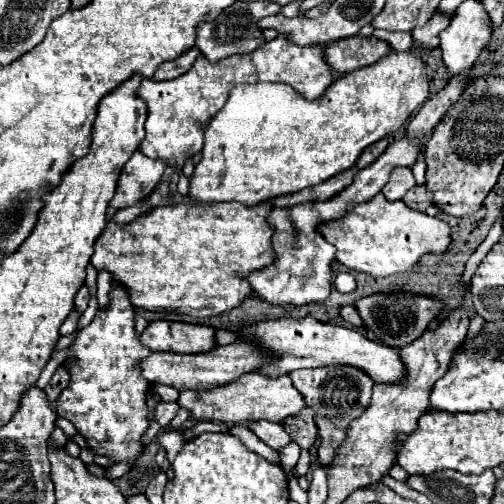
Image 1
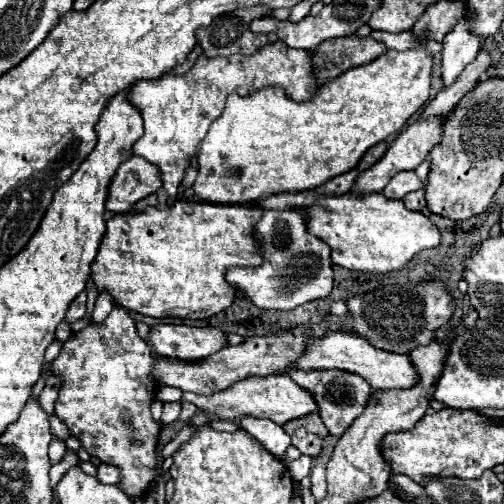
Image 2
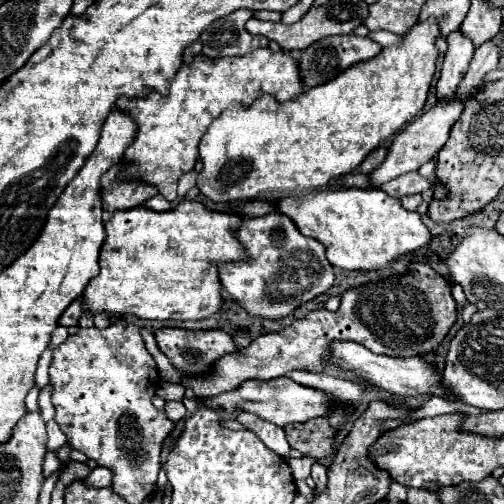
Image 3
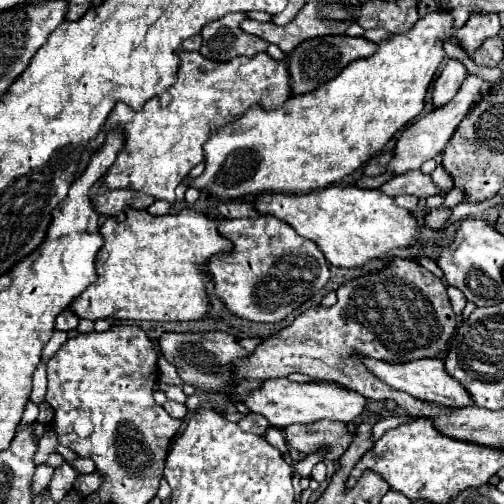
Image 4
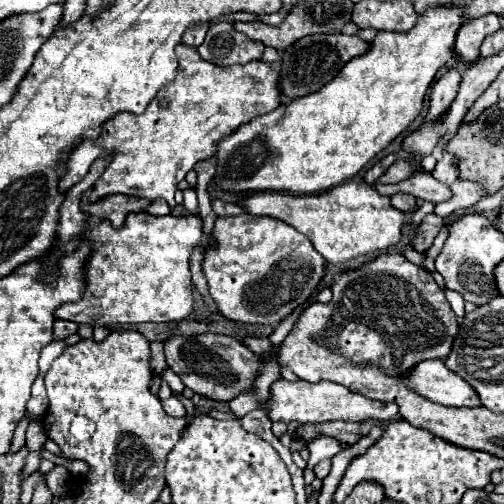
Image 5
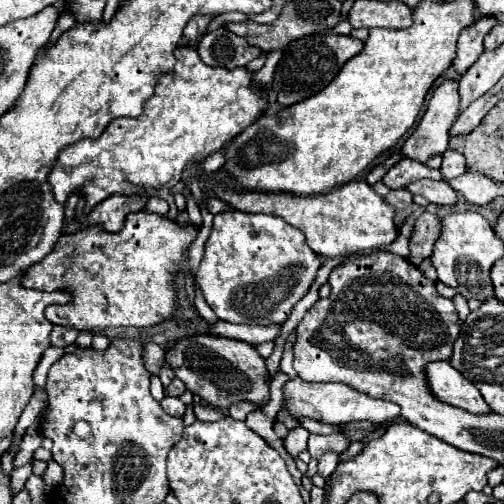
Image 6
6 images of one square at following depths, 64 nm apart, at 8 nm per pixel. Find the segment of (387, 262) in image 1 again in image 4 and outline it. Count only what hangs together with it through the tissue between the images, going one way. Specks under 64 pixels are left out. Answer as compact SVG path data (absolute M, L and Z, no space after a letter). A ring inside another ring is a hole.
M330 186L324 192L310 194L264 194L256 200L256 208L288 222L300 236L314 240L326 260L340 268L362 268L370 260L382 258L396 248L410 248L420 240L416 216L396 206L394 198L384 196L380 190Z

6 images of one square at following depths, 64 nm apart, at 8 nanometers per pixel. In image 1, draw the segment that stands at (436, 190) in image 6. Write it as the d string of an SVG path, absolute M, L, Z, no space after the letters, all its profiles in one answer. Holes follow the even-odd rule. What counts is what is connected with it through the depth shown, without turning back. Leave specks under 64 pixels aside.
M394 168L392 176L388 178L388 184L382 188L382 194L388 200L402 200L402 196L414 186L416 186L416 180L410 168Z

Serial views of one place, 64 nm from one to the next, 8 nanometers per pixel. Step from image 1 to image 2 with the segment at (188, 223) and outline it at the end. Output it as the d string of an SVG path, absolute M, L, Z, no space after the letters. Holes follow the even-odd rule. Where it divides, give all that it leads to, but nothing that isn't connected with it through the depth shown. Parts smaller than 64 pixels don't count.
M176 200L166 208L148 206L142 212L116 214L106 222L106 234L100 242L98 256L92 262L92 278L98 290L108 290L112 294L116 304L144 316L178 316L192 320L210 318L226 310L238 296L238 290L234 290L226 280L228 268L248 268L264 262L260 240L254 238L254 226L262 214L264 208L258 206L220 206L196 200Z

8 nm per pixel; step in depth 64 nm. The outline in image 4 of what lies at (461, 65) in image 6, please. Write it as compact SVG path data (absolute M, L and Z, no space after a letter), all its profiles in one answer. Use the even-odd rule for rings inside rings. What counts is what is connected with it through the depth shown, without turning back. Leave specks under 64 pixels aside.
M474 12L468 18L468 22L456 32L456 38L468 50L468 54L472 56L476 52L476 48L486 38L492 38L498 32L500 32L500 18L498 18L498 14L480 14L480 12Z

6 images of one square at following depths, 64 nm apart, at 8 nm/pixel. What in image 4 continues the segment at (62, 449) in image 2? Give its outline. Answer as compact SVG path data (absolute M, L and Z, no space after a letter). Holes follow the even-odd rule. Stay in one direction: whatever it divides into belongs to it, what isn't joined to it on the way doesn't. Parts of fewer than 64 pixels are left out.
M40 464L38 468L36 468L36 474L34 474L34 482L32 482L32 499L40 492L40 490L44 490L48 484L50 484L50 478L52 478L52 474L54 474L54 468L50 466L50 464Z

